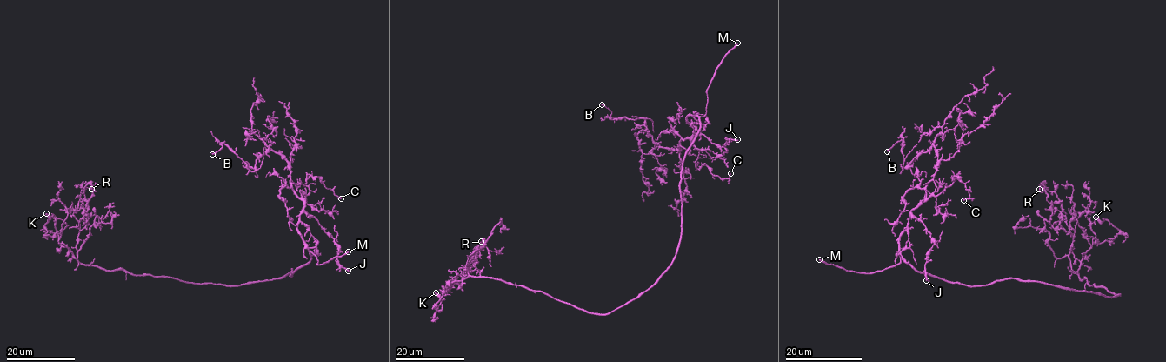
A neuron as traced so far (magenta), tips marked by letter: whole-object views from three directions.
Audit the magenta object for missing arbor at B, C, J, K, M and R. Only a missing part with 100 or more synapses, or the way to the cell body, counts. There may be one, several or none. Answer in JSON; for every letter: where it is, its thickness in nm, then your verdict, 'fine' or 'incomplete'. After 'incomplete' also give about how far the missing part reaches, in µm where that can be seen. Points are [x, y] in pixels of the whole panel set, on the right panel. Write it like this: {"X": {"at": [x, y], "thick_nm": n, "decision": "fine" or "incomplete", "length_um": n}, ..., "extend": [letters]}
{"B": {"at": [887, 151], "thick_nm": 150, "decision": "fine"}, "C": {"at": [963, 200], "thick_nm": 140, "decision": "fine"}, "J": {"at": [926, 280], "thick_nm": 200, "decision": "fine"}, "K": {"at": [1096, 217], "thick_nm": 190, "decision": "fine"}, "M": {"at": [819, 259], "thick_nm": 220, "decision": "incomplete", "length_um": 80}, "R": {"at": [1039, 189], "thick_nm": 90, "decision": "fine"}, "extend": ["M"]}

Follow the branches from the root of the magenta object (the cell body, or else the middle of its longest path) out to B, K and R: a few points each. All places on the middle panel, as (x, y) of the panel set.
B: (679, 240), (682, 161), (699, 118), (687, 117), (694, 133), (672, 150), (642, 118), (612, 119), (602, 104)
K: (679, 240), (659, 278), (606, 314), (486, 277), (453, 281), (435, 314), (440, 303), (436, 292)
R: (679, 240), (659, 278), (606, 314), (469, 275), (465, 268), (476, 268), (474, 248), (481, 241)

